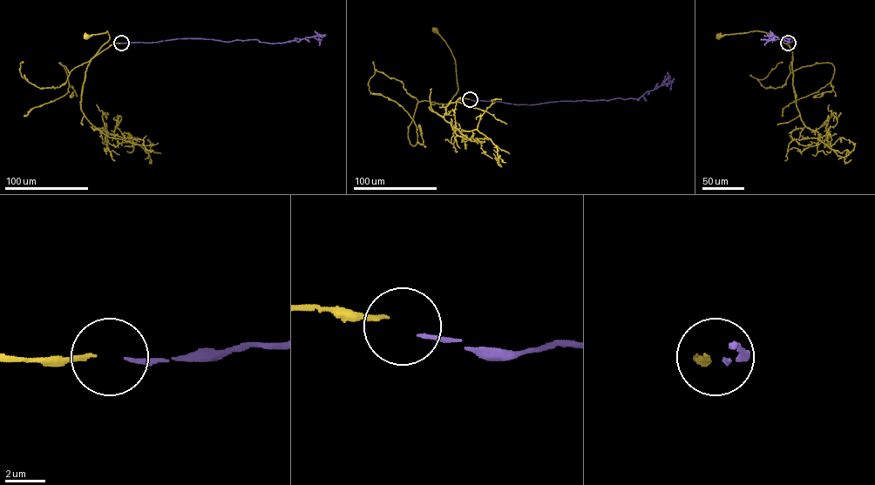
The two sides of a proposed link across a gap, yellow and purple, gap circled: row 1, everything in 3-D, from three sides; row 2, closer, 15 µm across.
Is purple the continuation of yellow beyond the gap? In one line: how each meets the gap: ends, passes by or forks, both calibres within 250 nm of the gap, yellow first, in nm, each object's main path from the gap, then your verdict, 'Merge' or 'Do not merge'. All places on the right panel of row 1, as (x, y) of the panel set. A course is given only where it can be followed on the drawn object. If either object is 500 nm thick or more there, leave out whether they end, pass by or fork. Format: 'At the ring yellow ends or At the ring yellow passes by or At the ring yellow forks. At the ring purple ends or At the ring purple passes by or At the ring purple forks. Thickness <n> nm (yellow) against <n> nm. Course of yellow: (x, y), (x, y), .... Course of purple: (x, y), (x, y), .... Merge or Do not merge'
At the ring yellow ends. At the ring purple ends. Thickness 200 nm (yellow) against 180 nm. Course of yellow: (787, 43), (792, 56), (787, 44), (775, 36), (763, 31), (718, 37). Course of purple: (788, 43), (793, 38), (789, 42), (788, 39), (787, 43), (772, 34), (774, 39), (764, 45). Do not merge

